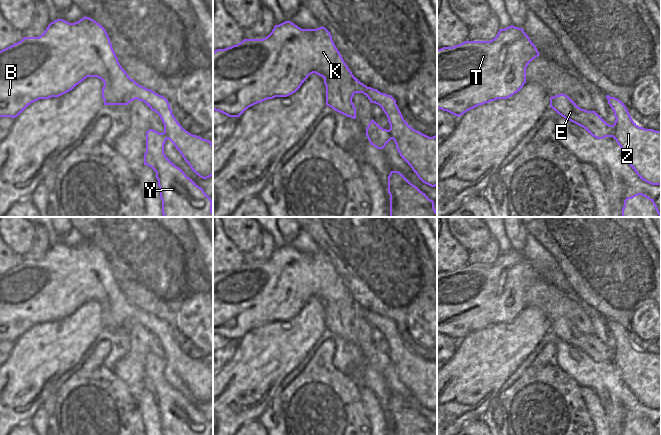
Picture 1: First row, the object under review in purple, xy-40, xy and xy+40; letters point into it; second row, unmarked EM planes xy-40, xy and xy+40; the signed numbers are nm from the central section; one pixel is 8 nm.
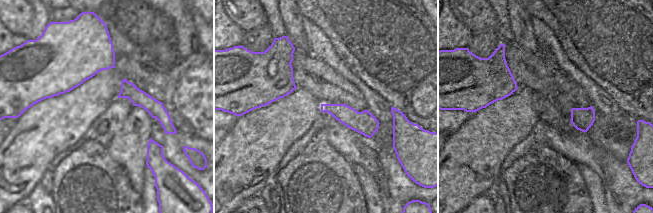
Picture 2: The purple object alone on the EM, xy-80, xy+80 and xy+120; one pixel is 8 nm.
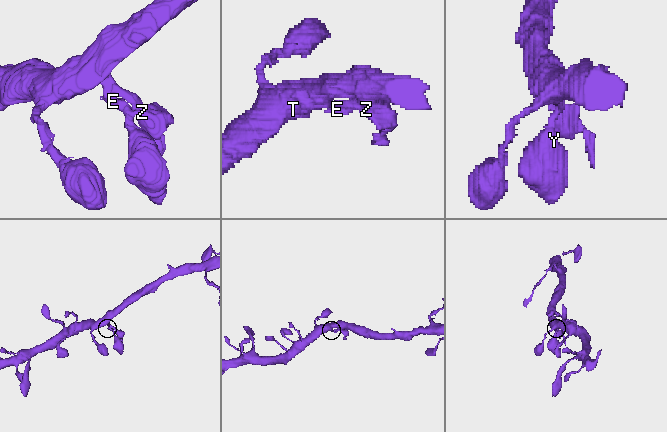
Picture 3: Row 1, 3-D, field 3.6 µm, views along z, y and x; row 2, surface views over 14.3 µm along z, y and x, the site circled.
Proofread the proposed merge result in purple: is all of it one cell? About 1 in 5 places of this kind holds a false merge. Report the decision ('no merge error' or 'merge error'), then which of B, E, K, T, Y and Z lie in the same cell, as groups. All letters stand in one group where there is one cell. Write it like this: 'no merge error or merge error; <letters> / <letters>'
no merge error; B E K T Y Z

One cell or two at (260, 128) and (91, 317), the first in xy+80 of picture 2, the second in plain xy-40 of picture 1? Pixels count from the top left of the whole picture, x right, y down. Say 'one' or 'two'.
one

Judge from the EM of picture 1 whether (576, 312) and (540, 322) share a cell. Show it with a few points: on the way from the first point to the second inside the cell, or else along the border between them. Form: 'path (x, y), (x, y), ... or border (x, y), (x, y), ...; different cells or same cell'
border (530, 306), (538, 307), (550, 320); different cells

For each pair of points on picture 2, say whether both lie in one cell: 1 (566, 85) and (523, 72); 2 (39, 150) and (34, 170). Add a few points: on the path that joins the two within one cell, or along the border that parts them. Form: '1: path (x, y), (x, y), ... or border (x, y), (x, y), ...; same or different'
1: path (555, 81), (548, 80), (540, 74), (534, 74); same
2: path (36, 155), (36, 165); same

